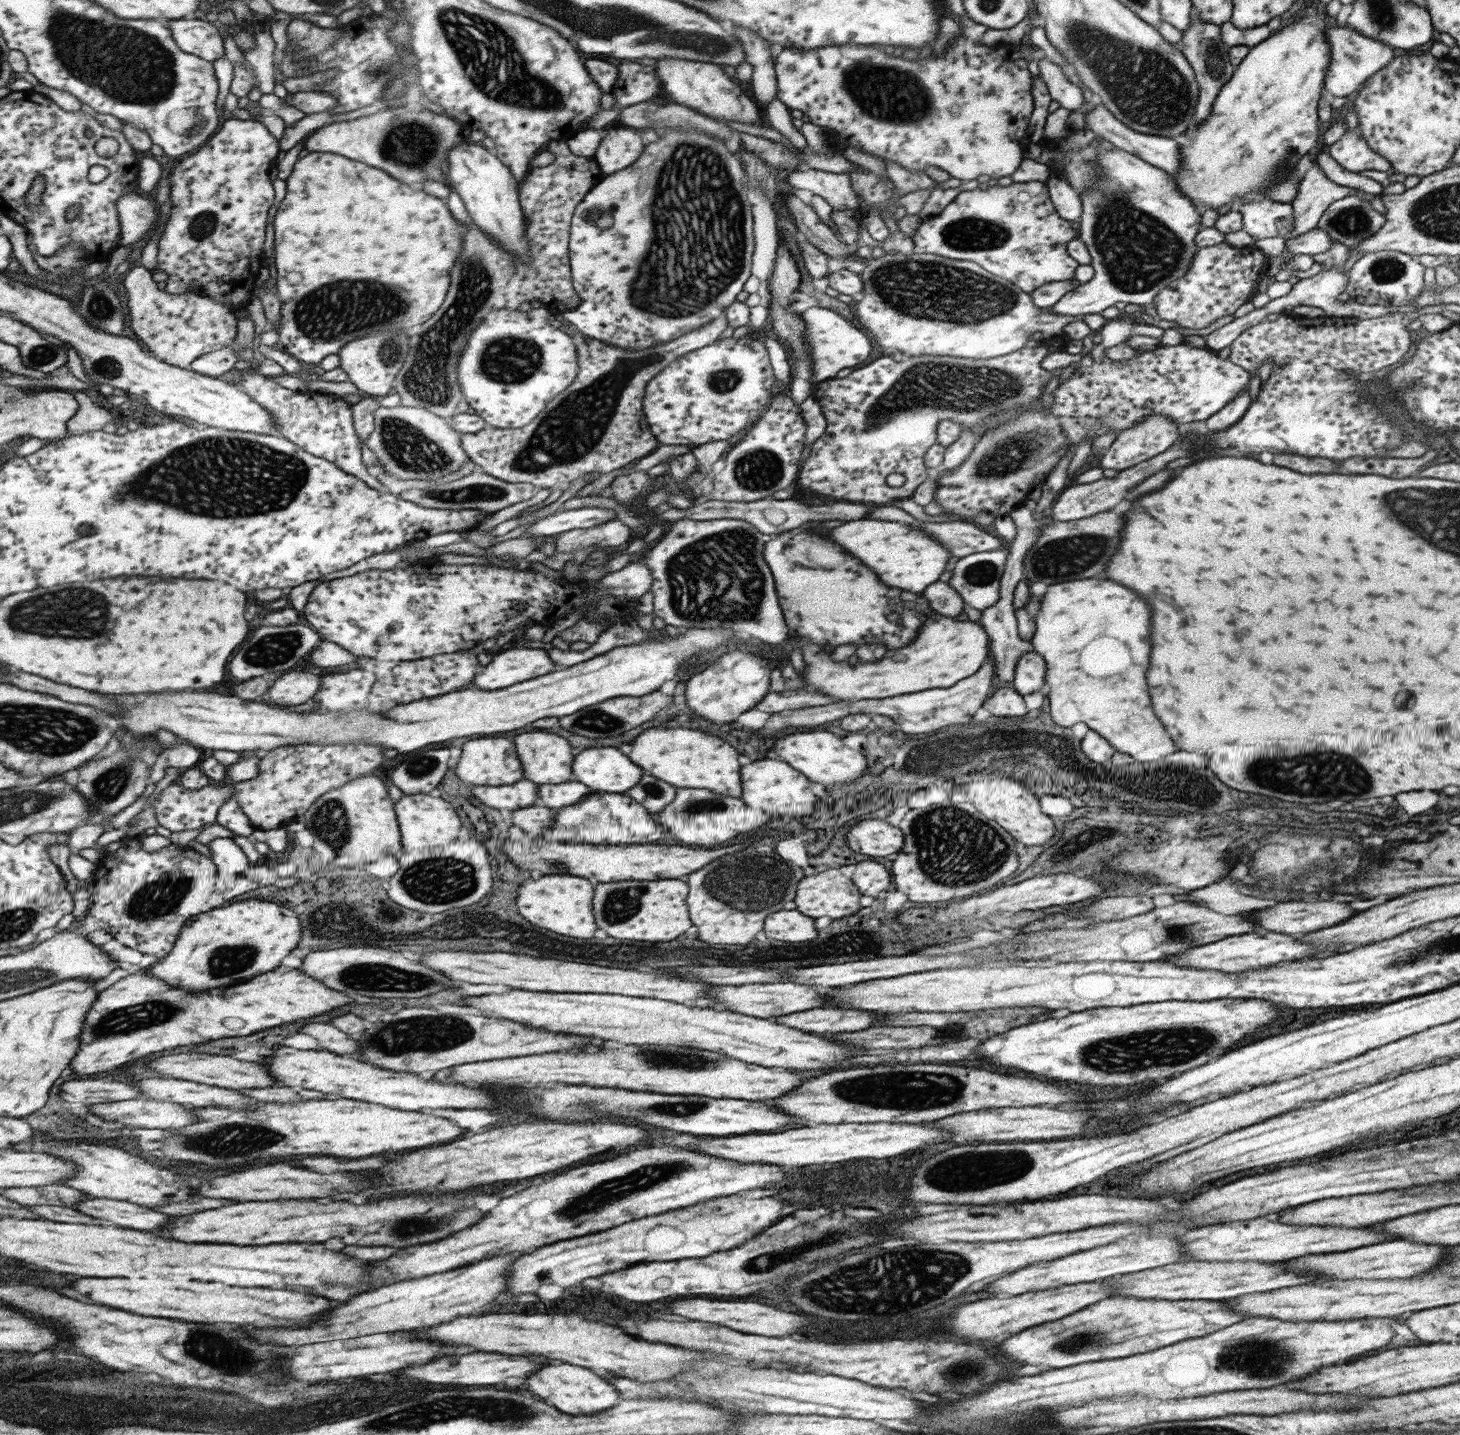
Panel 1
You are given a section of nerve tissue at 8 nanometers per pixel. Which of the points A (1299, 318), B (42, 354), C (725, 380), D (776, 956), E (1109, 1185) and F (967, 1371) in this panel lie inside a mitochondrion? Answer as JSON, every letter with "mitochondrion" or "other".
{"A":"other","B":"mitochondrion","C":"mitochondrion","D":"other","E":"other","F":"mitochondrion"}

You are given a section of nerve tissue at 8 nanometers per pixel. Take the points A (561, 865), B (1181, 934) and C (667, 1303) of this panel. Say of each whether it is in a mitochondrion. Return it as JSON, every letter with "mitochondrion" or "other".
{"A":"mitochondrion","B":"mitochondrion","C":"other"}

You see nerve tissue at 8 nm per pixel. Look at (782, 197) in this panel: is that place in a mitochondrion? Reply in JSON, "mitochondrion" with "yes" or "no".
{"mitochondrion":"no"}

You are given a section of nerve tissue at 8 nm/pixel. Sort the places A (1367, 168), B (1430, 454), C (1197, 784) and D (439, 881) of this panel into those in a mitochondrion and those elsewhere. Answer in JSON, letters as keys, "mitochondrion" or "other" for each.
{"A":"other","B":"other","C":"mitochondrion","D":"mitochondrion"}

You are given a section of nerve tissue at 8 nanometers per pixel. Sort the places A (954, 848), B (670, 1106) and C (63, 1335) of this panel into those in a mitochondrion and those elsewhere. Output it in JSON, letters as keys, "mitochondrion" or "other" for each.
{"A":"mitochondrion","B":"mitochondrion","C":"other"}

